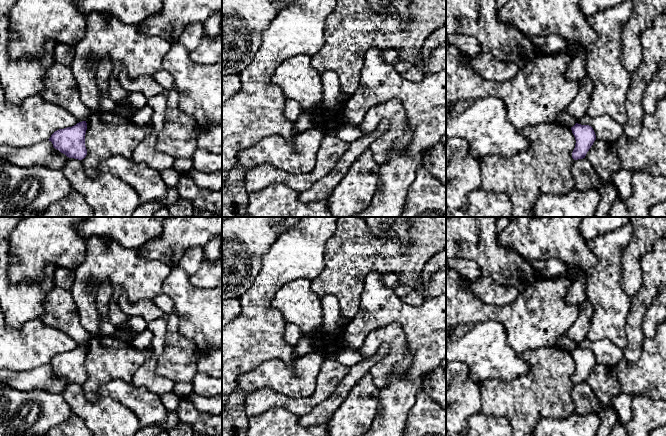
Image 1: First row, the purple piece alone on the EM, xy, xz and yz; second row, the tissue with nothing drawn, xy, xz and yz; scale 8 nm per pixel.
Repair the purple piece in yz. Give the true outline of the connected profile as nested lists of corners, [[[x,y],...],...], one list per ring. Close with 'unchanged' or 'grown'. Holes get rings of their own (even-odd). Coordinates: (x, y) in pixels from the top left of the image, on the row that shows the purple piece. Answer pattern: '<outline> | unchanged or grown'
[[[578,123],[571,127],[571,130],[576,140],[572,158],[574,160],[583,159],[596,140],[595,132],[591,126]]] | unchanged

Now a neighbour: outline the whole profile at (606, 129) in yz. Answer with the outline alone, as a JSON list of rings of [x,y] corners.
[[[585,114],[576,120],[576,123],[591,126],[595,132],[596,140],[599,141],[616,142],[624,134],[623,126],[606,115],[590,117]]]

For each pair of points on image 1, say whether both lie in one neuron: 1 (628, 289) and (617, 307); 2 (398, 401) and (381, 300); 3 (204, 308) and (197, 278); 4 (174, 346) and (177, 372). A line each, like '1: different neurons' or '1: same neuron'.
1: different neurons
2: same neuron
3: different neurons
4: same neuron

